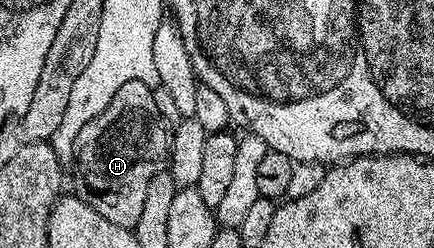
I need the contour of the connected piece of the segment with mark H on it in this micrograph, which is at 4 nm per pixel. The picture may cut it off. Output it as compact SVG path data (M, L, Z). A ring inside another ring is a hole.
M125 81L117 93L113 93L113 101L81 129L75 138L75 158L73 168L75 167L75 187L74 194L78 195L81 201L85 201L105 221L113 221L113 225L130 227L132 229L137 225L141 217L141 209L145 205L145 193L149 193L149 181L158 171L164 170L171 153L171 132L172 128L161 117L161 112L157 109L157 101L153 101L152 84L145 81Z

